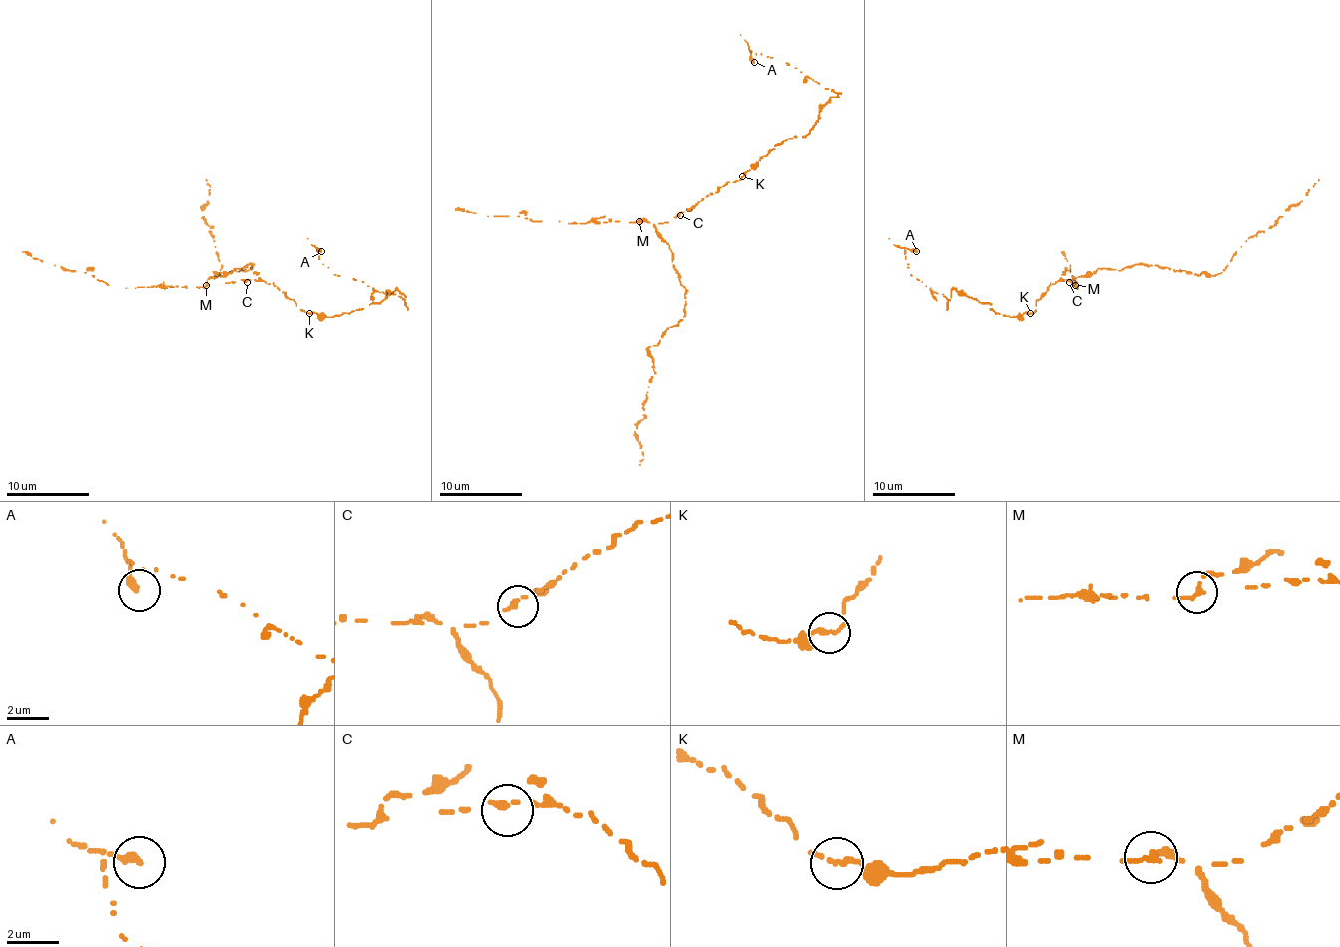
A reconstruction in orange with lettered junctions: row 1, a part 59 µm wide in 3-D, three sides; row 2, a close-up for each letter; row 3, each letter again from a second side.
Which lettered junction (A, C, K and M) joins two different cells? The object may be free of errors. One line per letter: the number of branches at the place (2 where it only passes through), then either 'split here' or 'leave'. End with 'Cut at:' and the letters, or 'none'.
A: 1 branches meet; leave
C: 1 branches meet; leave
K: 1 branches meet; leave
M: 1 branches meet; split here
Cut at: M

